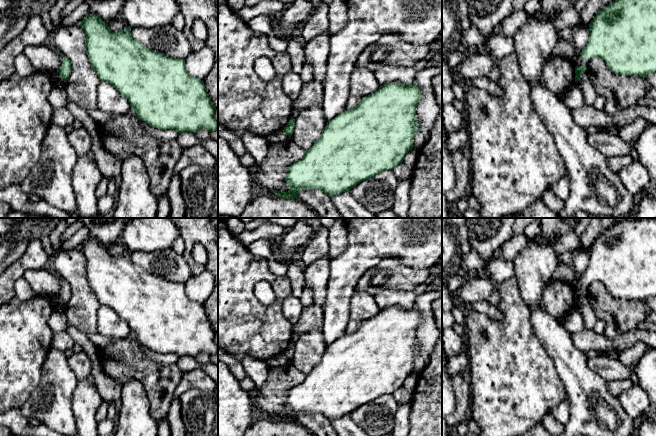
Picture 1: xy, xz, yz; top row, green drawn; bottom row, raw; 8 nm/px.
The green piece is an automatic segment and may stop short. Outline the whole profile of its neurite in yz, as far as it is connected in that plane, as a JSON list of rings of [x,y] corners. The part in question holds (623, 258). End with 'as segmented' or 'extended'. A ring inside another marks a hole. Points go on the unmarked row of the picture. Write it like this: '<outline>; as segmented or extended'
[[[656,218],[623,220],[599,235],[589,248],[589,264],[580,276],[583,283],[599,281],[617,299],[646,302],[656,295]]]; as segmented

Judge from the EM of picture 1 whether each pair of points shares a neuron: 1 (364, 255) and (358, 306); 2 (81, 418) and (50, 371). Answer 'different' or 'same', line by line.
1: different
2: different

